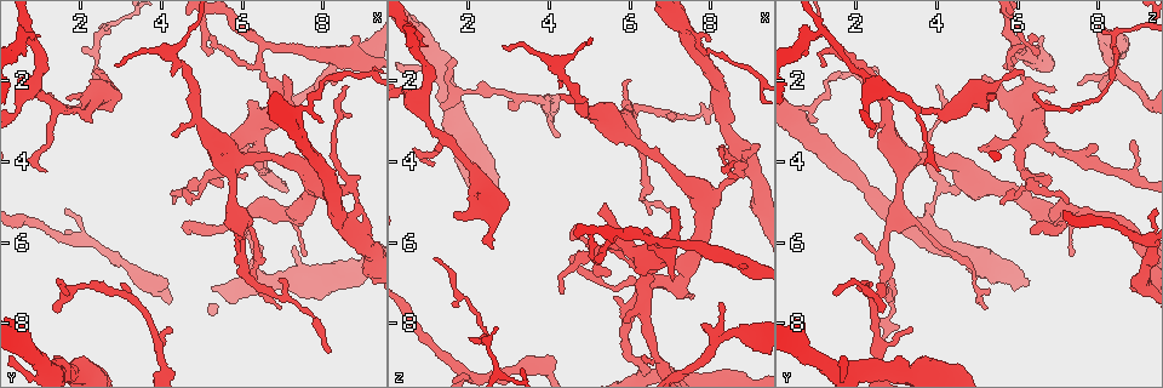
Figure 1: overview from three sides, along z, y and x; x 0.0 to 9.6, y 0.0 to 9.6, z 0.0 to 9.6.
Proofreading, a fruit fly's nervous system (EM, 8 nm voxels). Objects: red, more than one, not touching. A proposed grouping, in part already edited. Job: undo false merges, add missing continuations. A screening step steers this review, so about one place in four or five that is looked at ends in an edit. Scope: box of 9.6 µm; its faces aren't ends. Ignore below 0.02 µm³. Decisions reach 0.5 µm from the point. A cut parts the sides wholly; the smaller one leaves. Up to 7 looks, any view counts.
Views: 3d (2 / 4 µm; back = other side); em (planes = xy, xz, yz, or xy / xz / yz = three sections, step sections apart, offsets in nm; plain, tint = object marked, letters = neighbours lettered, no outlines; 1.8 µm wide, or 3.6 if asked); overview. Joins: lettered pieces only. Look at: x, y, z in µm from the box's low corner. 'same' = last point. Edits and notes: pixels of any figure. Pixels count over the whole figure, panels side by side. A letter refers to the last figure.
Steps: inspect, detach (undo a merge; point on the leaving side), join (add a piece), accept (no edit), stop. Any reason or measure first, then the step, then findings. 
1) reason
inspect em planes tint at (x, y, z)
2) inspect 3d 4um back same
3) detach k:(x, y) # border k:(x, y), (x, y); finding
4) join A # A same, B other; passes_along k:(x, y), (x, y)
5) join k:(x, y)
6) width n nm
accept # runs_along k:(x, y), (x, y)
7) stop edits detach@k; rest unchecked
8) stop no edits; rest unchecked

thin end
inspect em planes letters at (6.30, 3.45, 8.90)

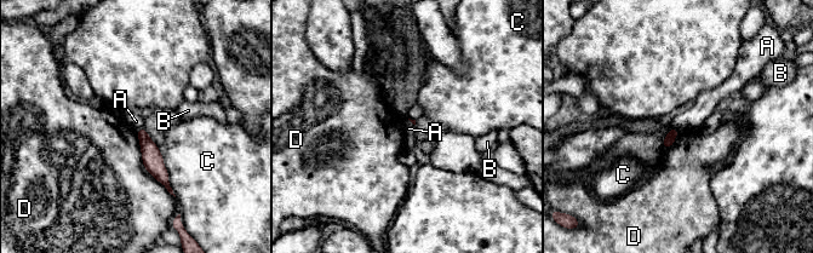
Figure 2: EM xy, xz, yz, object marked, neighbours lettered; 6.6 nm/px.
accept # A other, B other, C other, D other; border 2:(671, 126), (680, 131); no lettered piece goes on from it

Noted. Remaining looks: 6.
a narrow waist
inspect 3d 4um at (8.70, 5.55, 3.65)

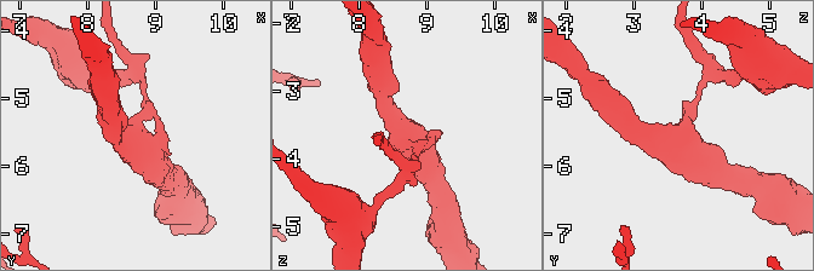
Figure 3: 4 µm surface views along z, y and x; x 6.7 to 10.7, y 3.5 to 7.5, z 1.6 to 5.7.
inspect em xz step 16 letters at (8.65, 5.60, 3.70)

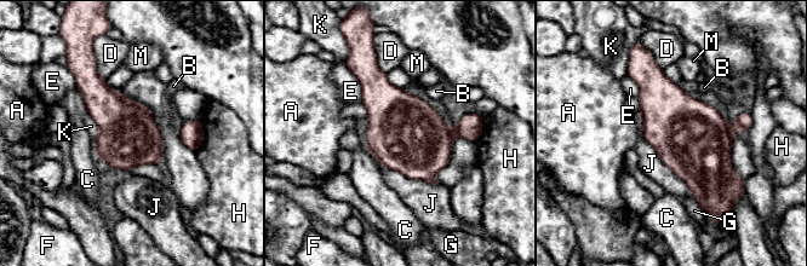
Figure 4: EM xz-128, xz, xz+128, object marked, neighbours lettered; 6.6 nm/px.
another direction
inspect em planes letters same

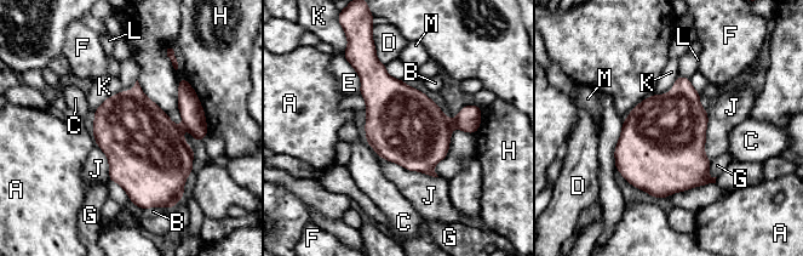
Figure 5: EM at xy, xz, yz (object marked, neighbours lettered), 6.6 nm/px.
detach 5:(416, 134) # A other, B other, C other, D other, E other, F other, G other, H other, J other, K other, L other, M other; border 5:(451, 121), (453, 128); a second cell is stuck on

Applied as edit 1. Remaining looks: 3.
a narrow waist
inspect em planes tint at (5.80, 4.00, 3.35)

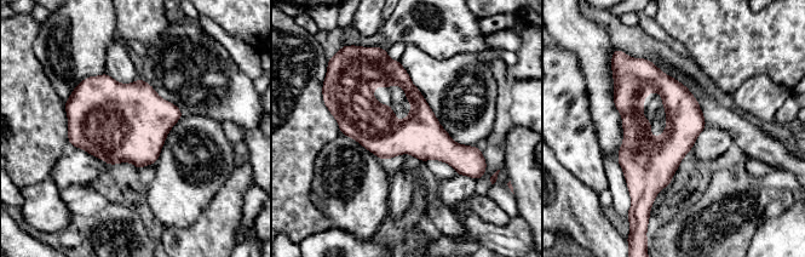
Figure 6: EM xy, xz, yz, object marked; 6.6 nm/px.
inspect em planes letters same

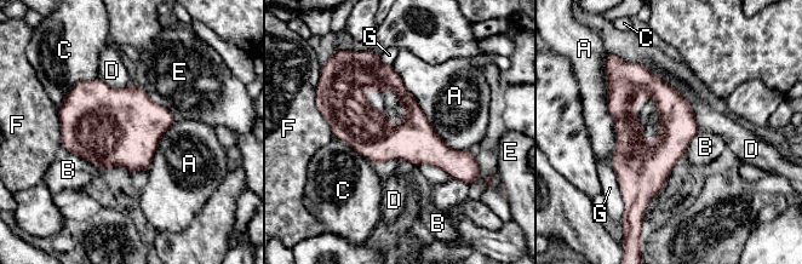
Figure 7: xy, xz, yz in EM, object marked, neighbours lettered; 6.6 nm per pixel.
longest_contact A 800 nm
accept # A other, B other, C other, D other, E other, F other, G other; border 7:(61, 147), (101, 168); continuous, no second cell

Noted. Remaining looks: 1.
stop edits detach@5; rest unchecked

